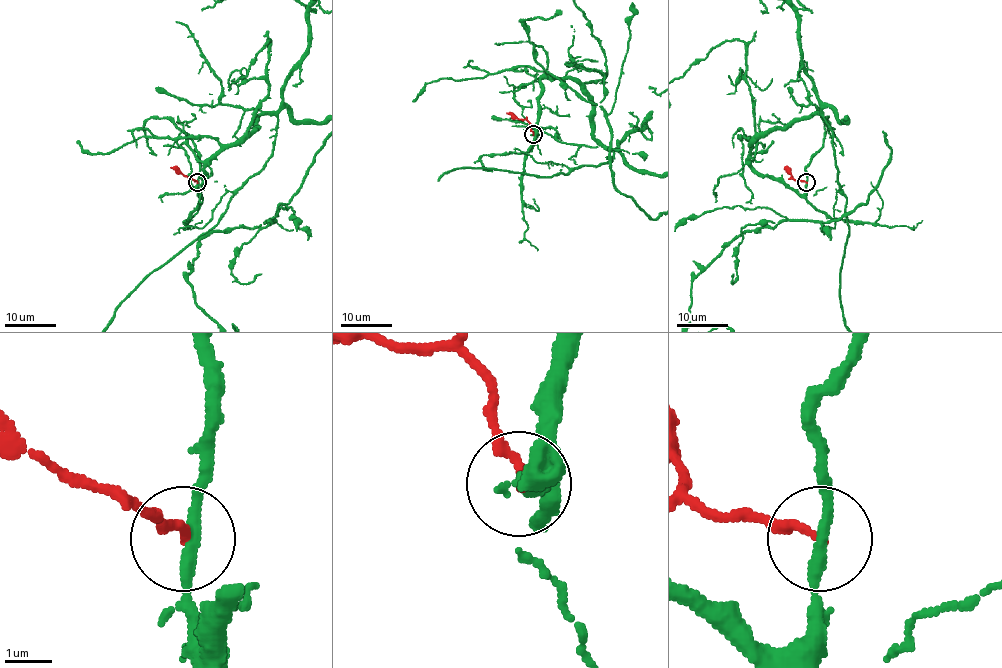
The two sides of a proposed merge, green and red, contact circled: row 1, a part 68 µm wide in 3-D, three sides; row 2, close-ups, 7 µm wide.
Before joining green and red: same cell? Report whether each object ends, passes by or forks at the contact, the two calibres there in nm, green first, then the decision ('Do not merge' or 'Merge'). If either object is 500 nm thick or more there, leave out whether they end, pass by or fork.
At the ring green passes by. At the ring red ends. Thickness 260 nm (green) against 200 nm. Do not merge

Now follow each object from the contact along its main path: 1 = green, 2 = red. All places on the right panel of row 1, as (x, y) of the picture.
1: (806, 182), (761, 176), (750, 146), (820, 114), (846, 198), (844, 323)
2: (806, 182), (792, 177), (784, 167)

